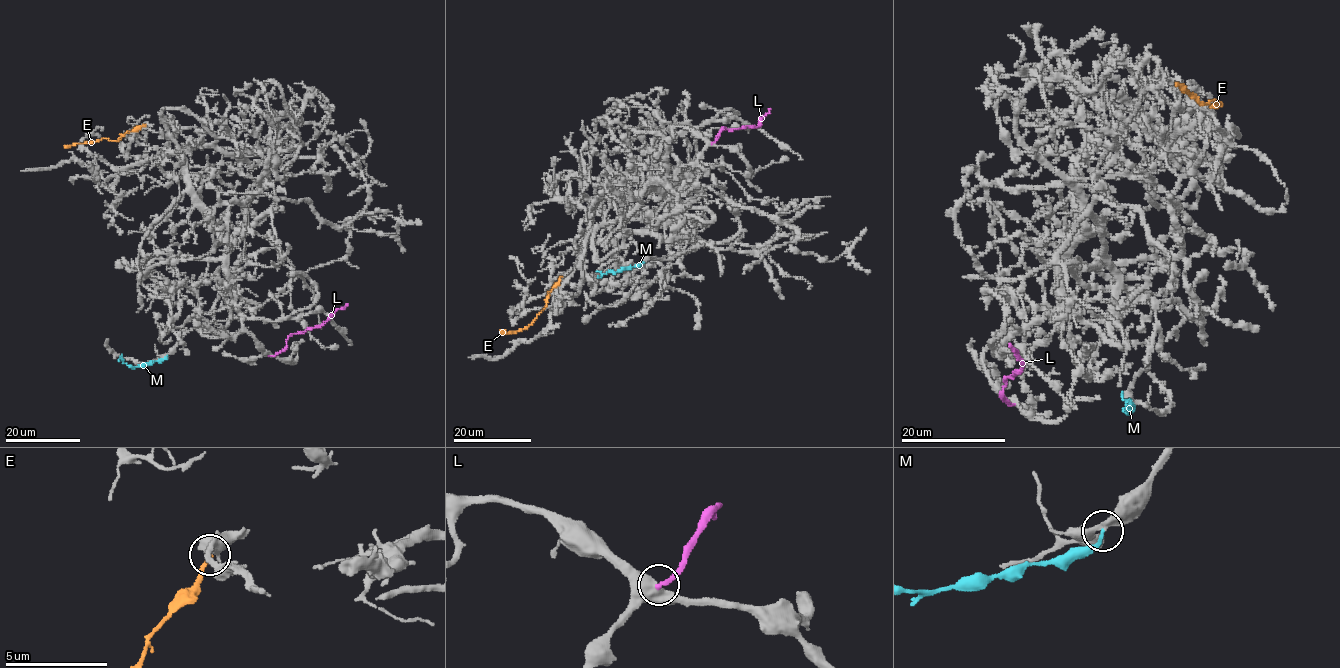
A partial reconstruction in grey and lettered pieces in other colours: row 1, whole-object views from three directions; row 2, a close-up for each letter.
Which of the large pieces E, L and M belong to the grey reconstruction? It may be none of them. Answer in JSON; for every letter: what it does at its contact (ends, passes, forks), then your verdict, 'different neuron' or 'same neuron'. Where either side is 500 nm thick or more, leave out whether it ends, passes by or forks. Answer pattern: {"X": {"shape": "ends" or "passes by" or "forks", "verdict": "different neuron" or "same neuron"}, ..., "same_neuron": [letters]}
{"E": {"shape": "ends", "verdict": "different neuron"}, "L": {"verdict": "different neuron"}, "M": {"shape": "ends", "verdict": "same neuron"}, "same_neuron": ["M"]}

